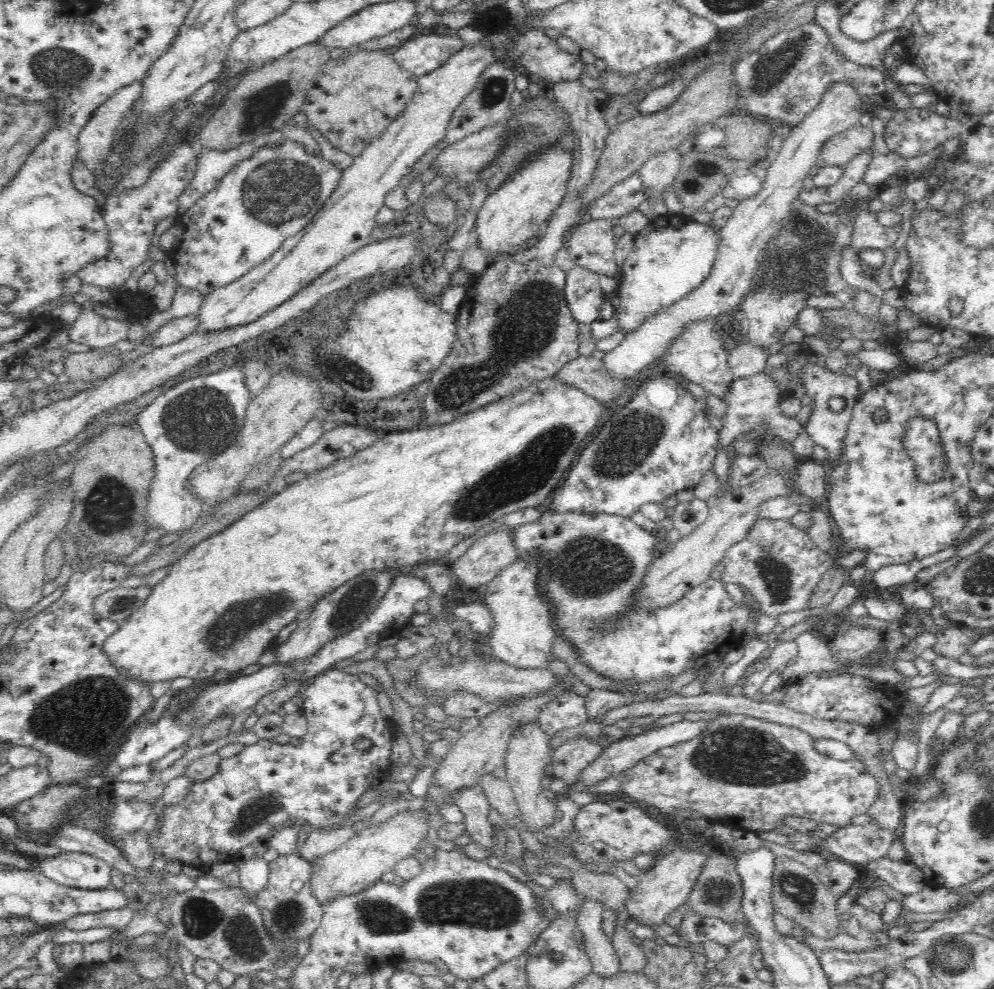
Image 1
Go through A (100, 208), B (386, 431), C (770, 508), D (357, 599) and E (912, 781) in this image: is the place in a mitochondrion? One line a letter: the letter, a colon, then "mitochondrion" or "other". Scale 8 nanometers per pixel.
A: other
B: other
C: other
D: mitochondrion
E: other

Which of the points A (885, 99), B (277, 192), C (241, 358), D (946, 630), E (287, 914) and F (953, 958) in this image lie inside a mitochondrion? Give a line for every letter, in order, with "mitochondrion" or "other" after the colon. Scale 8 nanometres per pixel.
A: other
B: mitochondrion
C: other
D: other
E: mitochondrion
F: mitochondrion

